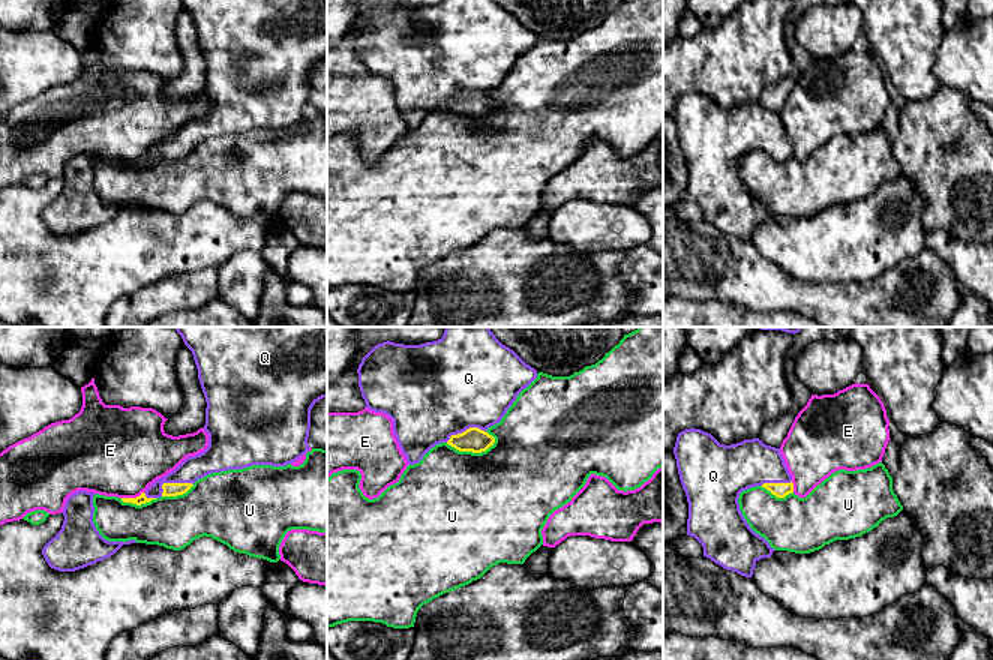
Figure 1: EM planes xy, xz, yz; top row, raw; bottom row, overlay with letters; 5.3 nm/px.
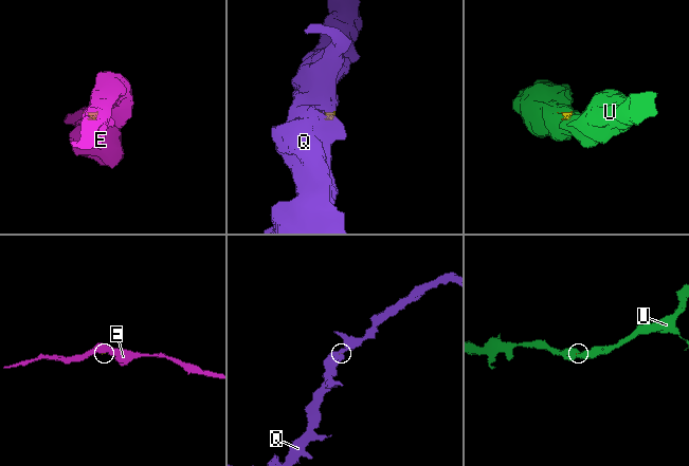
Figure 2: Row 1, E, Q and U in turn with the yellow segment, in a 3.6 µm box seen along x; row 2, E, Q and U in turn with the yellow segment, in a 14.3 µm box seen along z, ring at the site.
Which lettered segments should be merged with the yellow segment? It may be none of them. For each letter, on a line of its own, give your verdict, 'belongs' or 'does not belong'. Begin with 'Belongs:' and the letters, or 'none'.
Belongs: Q
E: does not belong
Q: belongs
U: does not belong

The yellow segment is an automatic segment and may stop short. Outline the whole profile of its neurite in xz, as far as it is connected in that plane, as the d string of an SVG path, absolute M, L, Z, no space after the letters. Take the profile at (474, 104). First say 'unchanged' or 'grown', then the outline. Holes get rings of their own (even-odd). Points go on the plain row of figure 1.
grown | M442 0L420 9L382 6L358 28L358 51L366 70L393 84L393 96L408 129L418 128L436 108L482 117L495 102L486 94L500 87L537 34L495 0Z

